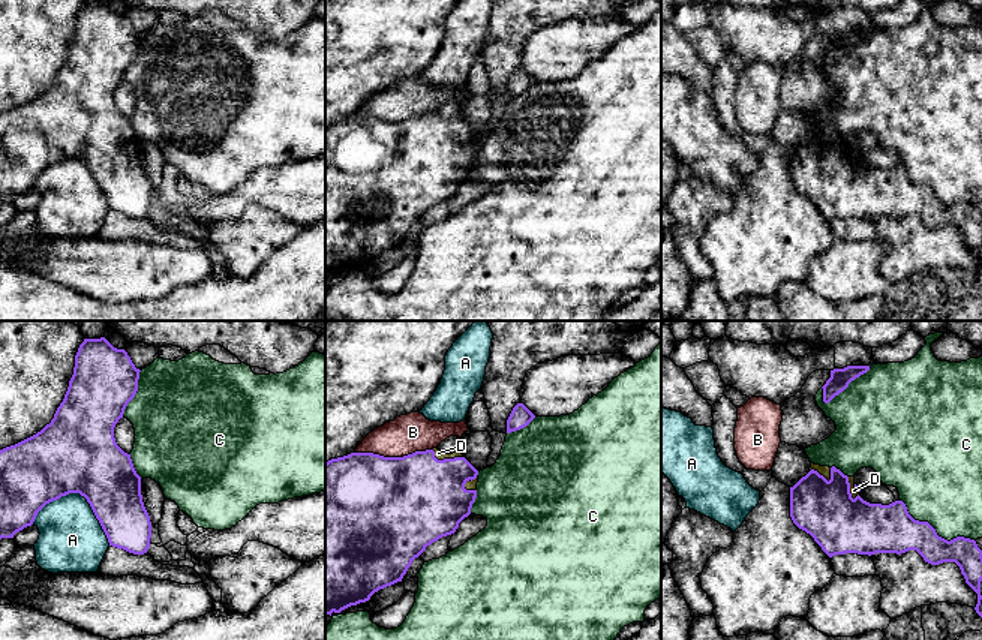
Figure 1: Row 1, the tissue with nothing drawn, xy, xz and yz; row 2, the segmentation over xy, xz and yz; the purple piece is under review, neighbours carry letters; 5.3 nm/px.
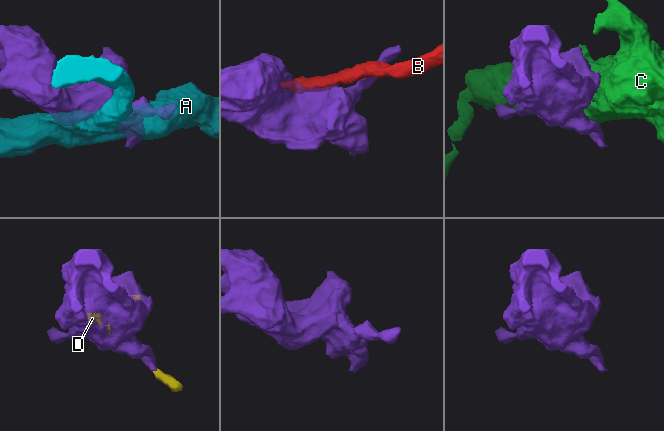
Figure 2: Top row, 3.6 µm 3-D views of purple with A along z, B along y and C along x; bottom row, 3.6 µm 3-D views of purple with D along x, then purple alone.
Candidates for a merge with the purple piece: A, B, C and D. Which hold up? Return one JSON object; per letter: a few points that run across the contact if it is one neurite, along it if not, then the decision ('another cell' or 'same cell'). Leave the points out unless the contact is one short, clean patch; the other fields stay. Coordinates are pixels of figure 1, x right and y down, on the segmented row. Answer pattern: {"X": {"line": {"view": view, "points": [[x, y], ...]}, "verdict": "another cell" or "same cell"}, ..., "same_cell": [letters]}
{"A": {"verdict": "another cell"}, "B": {"verdict": "another cell"}, "C": {"verdict": "another cell"}, "D": {"verdict": "same cell"}, "same_cell": ["D"]}

